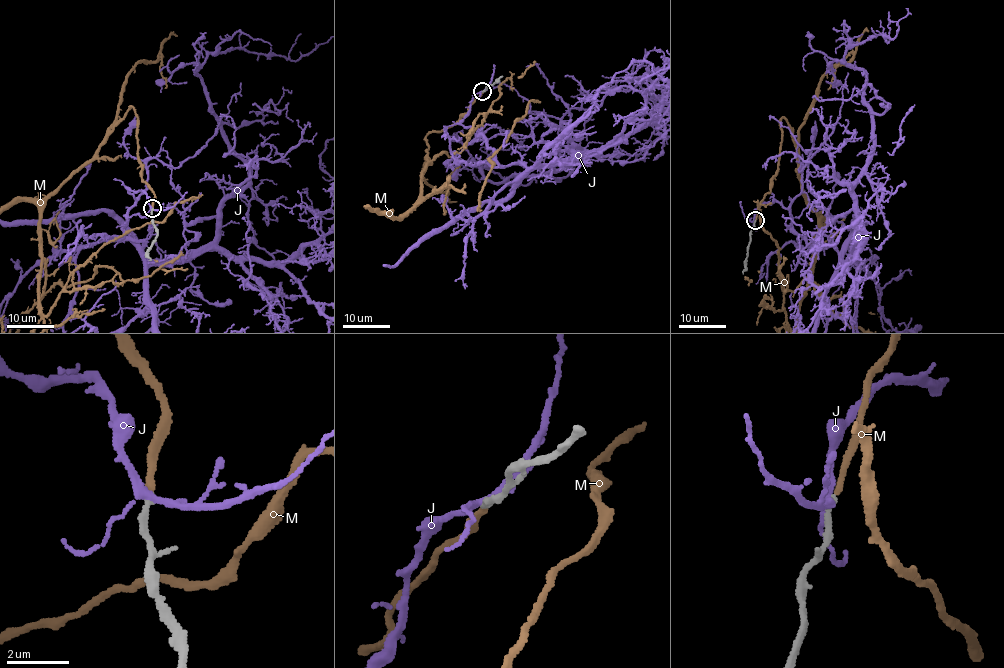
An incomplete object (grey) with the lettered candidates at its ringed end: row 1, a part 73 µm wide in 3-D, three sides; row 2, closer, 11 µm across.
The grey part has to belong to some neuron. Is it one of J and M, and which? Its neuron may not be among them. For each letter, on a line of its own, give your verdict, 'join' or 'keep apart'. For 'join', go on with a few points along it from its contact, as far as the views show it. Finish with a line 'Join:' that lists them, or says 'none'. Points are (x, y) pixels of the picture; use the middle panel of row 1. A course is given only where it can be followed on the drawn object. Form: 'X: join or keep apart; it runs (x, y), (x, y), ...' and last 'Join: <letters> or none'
J: keep apart
M: join
Join: M

